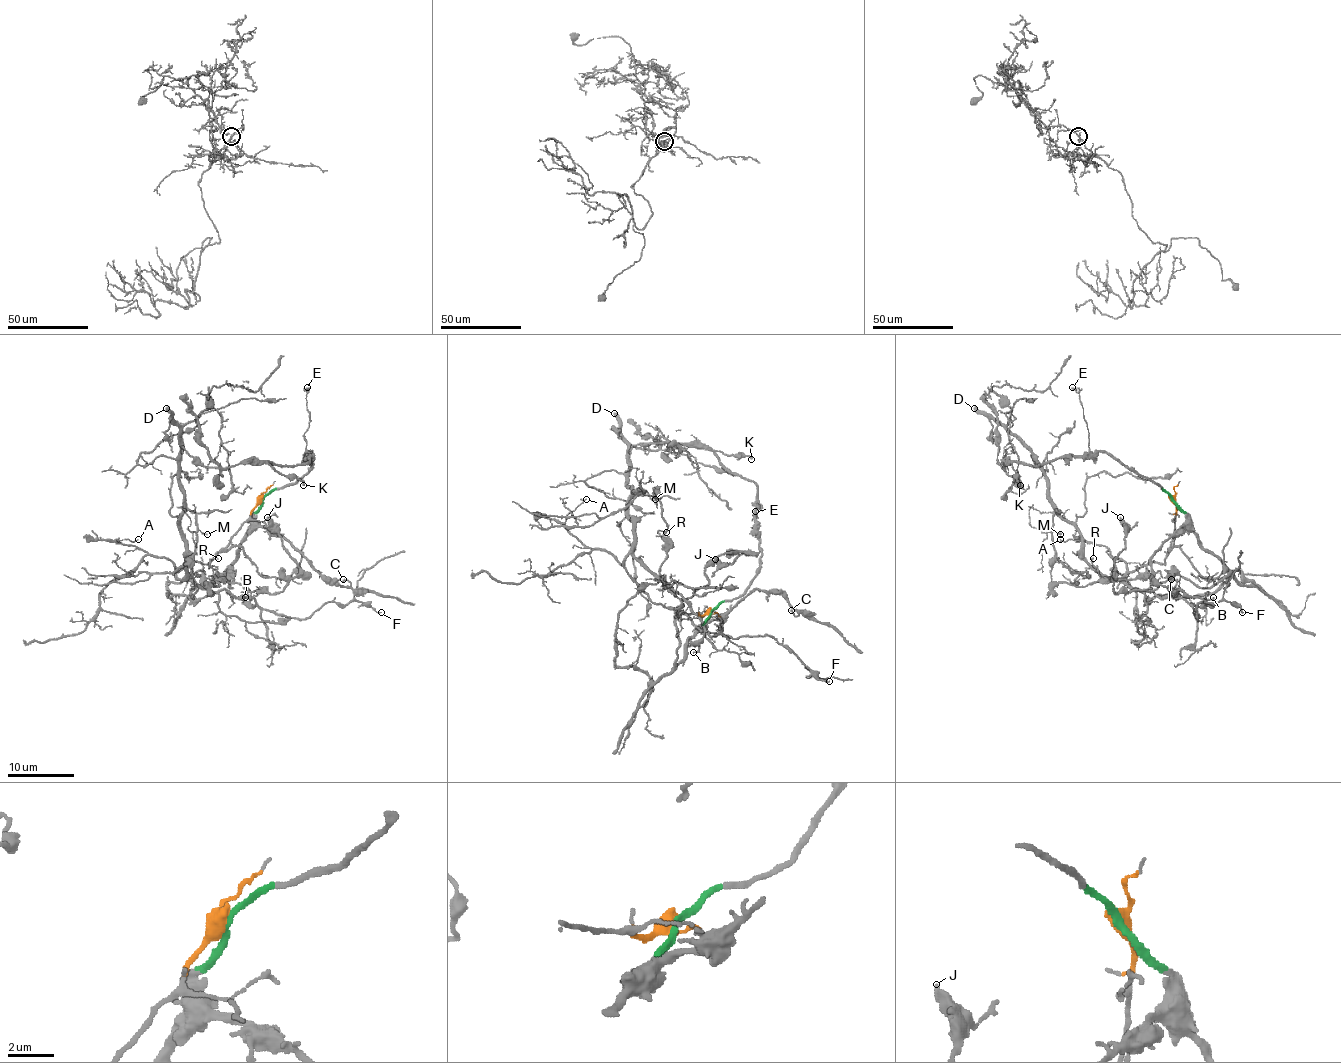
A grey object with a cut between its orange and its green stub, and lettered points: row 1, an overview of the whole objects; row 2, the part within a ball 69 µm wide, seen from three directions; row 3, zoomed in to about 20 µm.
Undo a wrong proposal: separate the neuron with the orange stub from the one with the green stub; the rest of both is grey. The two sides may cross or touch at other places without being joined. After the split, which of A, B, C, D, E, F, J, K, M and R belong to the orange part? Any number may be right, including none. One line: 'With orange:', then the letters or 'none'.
With orange: A, B, D, F, M

